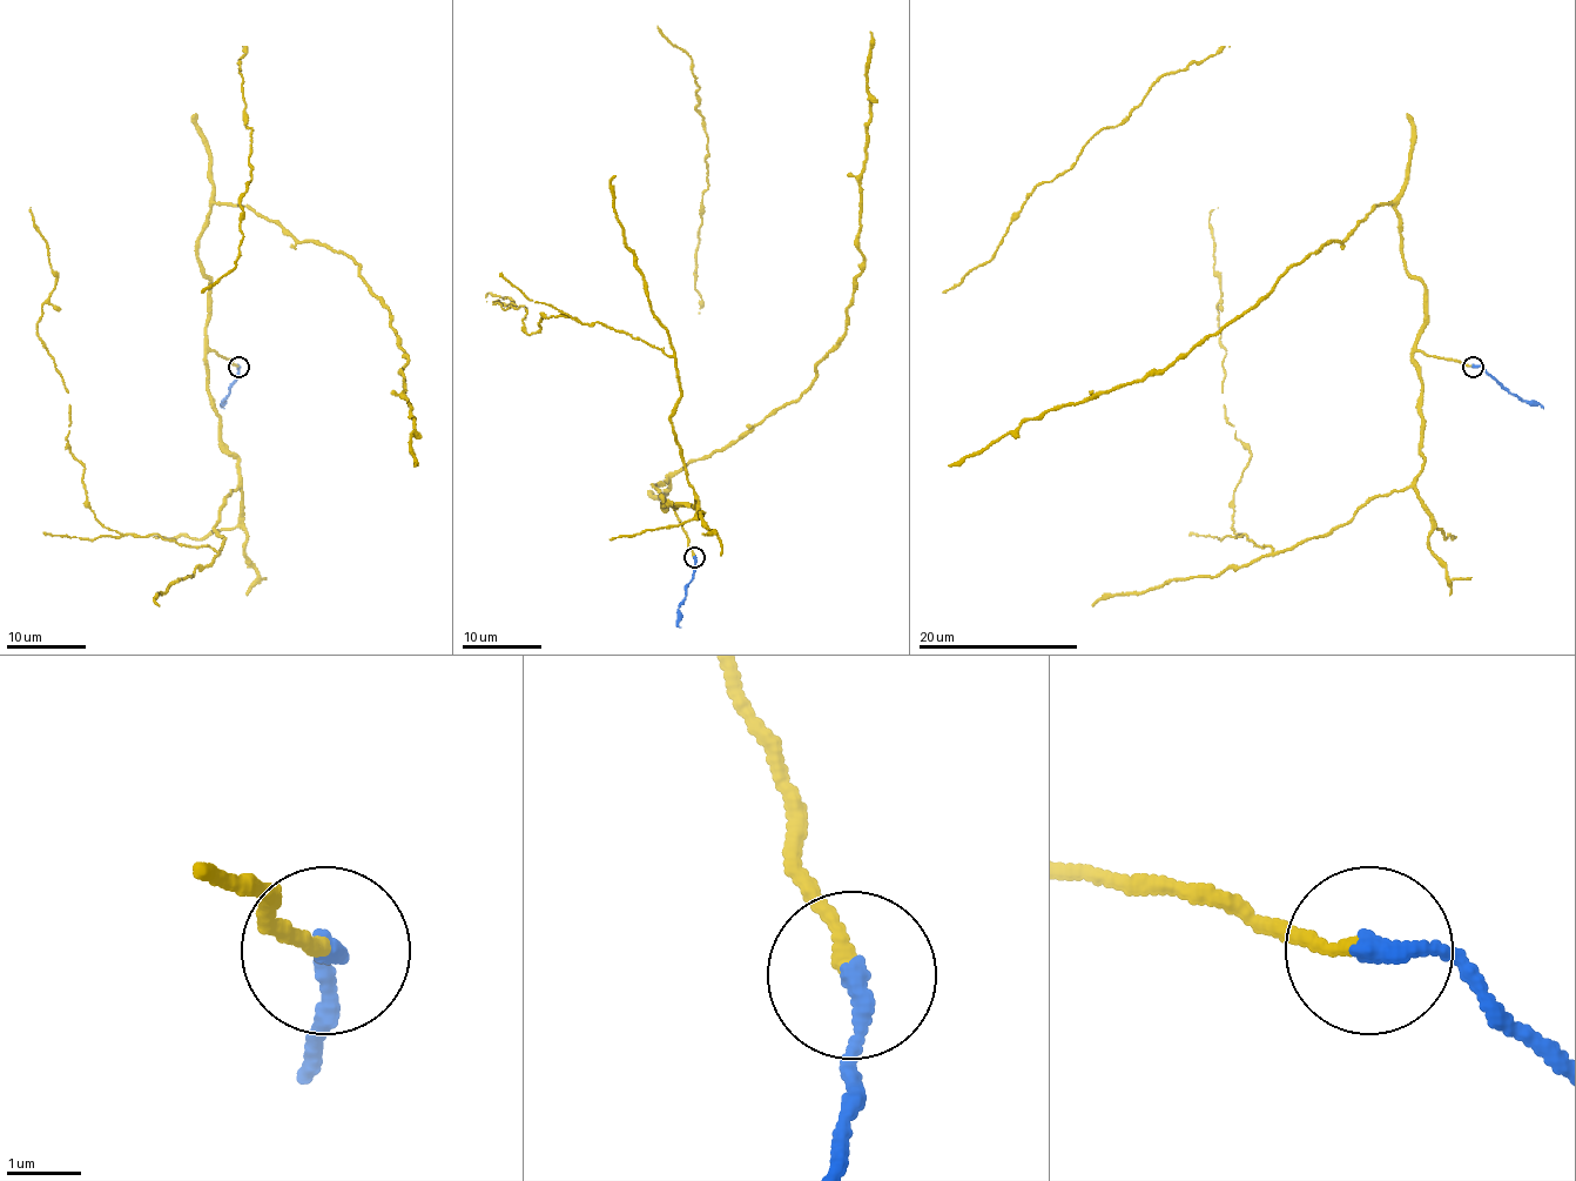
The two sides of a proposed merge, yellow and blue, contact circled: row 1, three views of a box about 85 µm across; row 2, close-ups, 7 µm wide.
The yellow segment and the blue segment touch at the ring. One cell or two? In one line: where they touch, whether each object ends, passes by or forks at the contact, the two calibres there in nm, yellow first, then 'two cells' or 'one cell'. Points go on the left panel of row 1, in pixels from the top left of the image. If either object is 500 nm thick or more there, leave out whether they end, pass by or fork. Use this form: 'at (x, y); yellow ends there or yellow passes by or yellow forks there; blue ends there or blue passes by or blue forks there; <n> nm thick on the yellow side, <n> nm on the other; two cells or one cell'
at (238, 367); yellow ends there; blue ends there; 200 nm thick on the yellow side, 280 nm on the other; one cell

